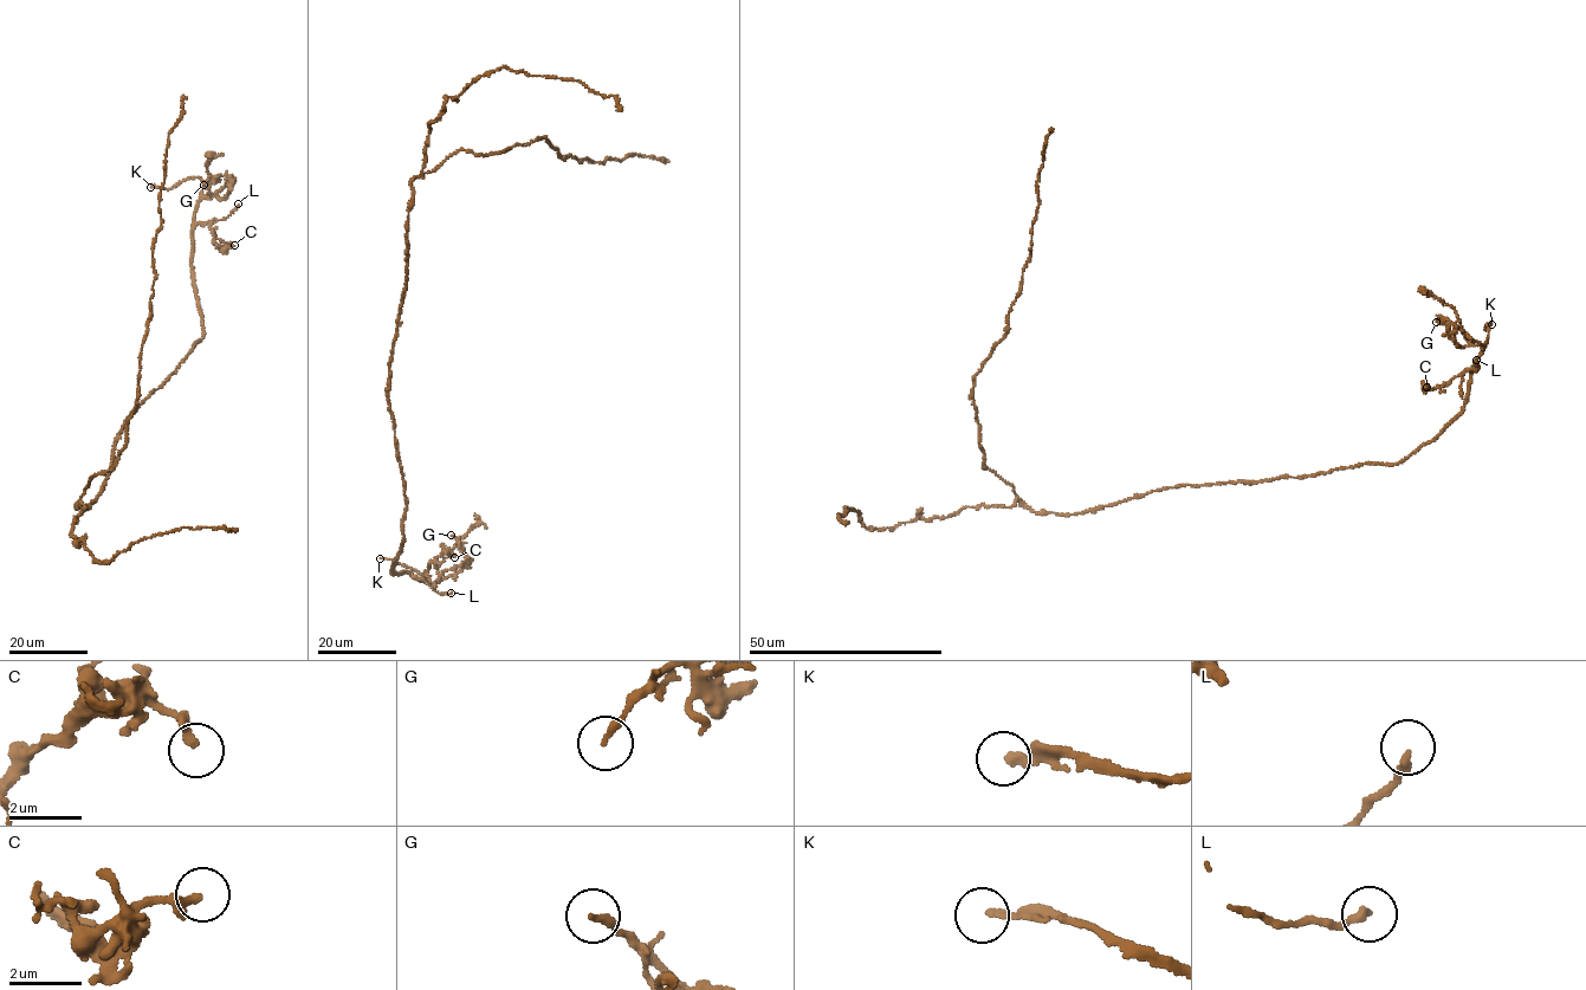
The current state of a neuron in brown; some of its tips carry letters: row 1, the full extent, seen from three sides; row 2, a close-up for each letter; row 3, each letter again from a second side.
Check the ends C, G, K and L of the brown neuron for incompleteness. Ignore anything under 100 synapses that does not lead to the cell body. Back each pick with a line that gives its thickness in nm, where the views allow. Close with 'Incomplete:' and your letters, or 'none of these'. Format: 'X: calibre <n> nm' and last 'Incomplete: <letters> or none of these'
K: calibre 190 nm
Incomplete: K

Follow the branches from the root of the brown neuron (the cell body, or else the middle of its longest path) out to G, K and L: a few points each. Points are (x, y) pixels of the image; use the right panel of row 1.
G: (1113, 504), (1185, 485), (1303, 478), (1402, 463), (1461, 411), (1471, 368), (1483, 347), (1449, 321), (1436, 322)
K: (1113, 504), (1185, 485), (1303, 478), (1402, 463), (1461, 411), (1471, 368), (1491, 324)
L: (1113, 504), (1185, 485), (1396, 465), (1461, 411), (1476, 360)

